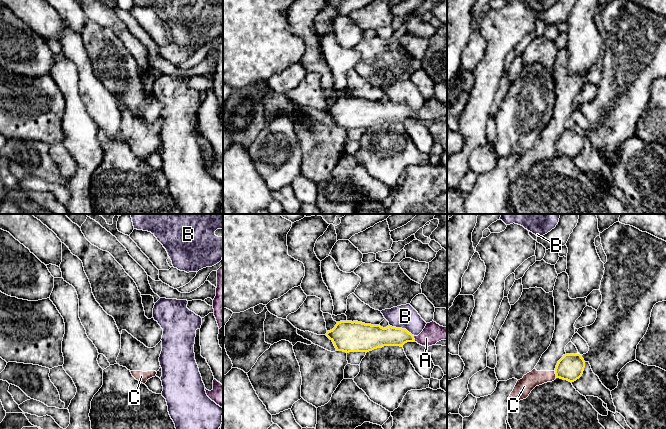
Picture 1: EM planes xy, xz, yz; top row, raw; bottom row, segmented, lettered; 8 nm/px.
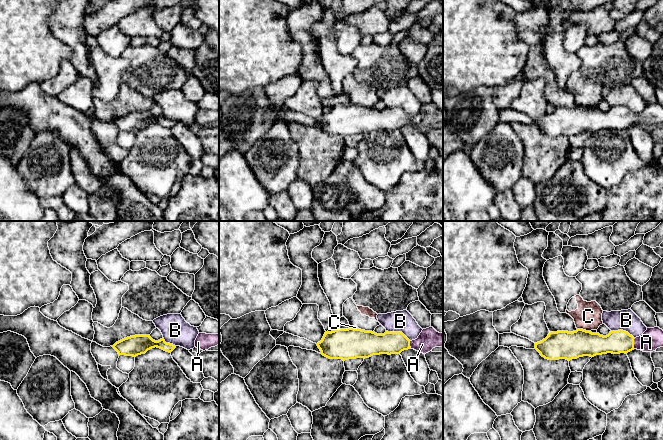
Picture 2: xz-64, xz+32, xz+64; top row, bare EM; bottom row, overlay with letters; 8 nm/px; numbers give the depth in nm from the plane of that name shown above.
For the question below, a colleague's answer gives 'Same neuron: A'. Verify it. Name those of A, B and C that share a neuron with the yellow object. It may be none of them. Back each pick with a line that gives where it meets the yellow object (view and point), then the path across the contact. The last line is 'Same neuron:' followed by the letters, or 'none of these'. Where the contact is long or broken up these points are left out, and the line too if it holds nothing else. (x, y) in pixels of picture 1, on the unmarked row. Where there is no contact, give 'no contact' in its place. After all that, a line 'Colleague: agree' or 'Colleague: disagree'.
A: contact xz (414, 115); way xz (390, 112), (405, 112), (414, 115), (423, 115), (432, 109)
Same neuron: A
Colleague: agree

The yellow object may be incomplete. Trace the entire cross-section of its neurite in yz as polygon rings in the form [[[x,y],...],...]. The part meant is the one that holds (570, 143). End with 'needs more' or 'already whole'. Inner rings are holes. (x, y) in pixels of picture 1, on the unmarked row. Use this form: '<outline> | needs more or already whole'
[[[565,130],[556,141],[556,154],[572,159],[582,152],[584,144],[585,137],[580,130]]] | already whole

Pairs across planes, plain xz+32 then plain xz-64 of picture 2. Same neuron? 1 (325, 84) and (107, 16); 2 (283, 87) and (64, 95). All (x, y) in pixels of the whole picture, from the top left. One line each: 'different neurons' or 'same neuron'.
1: different neurons
2: different neurons

